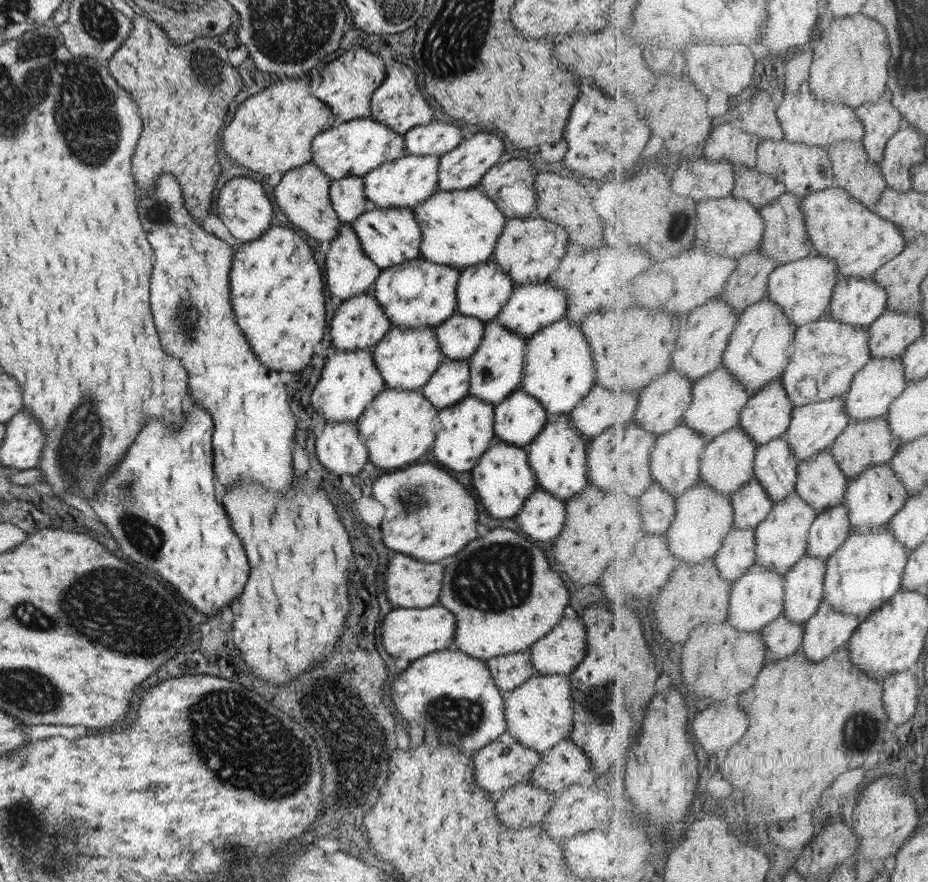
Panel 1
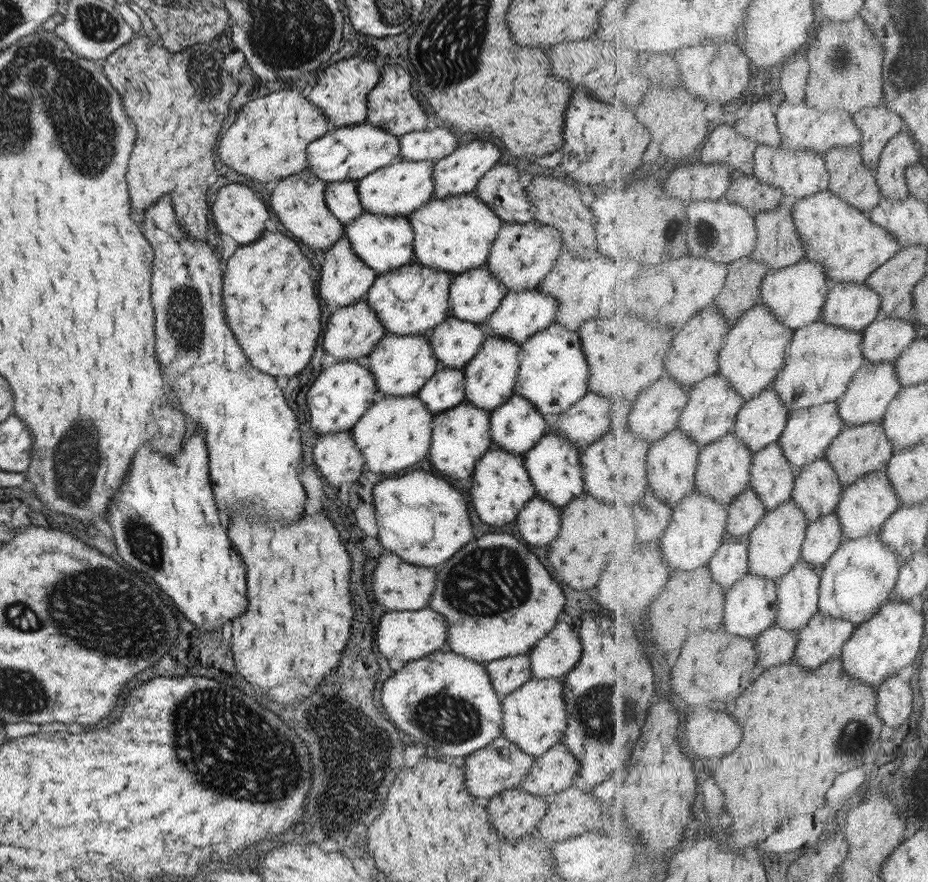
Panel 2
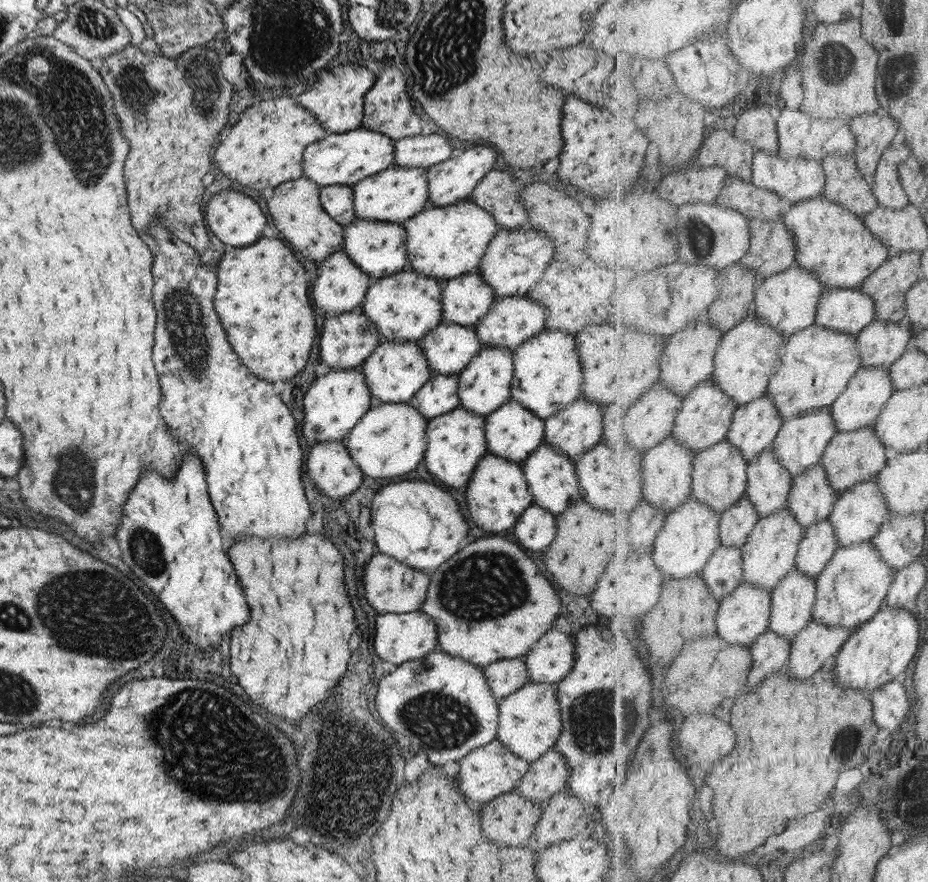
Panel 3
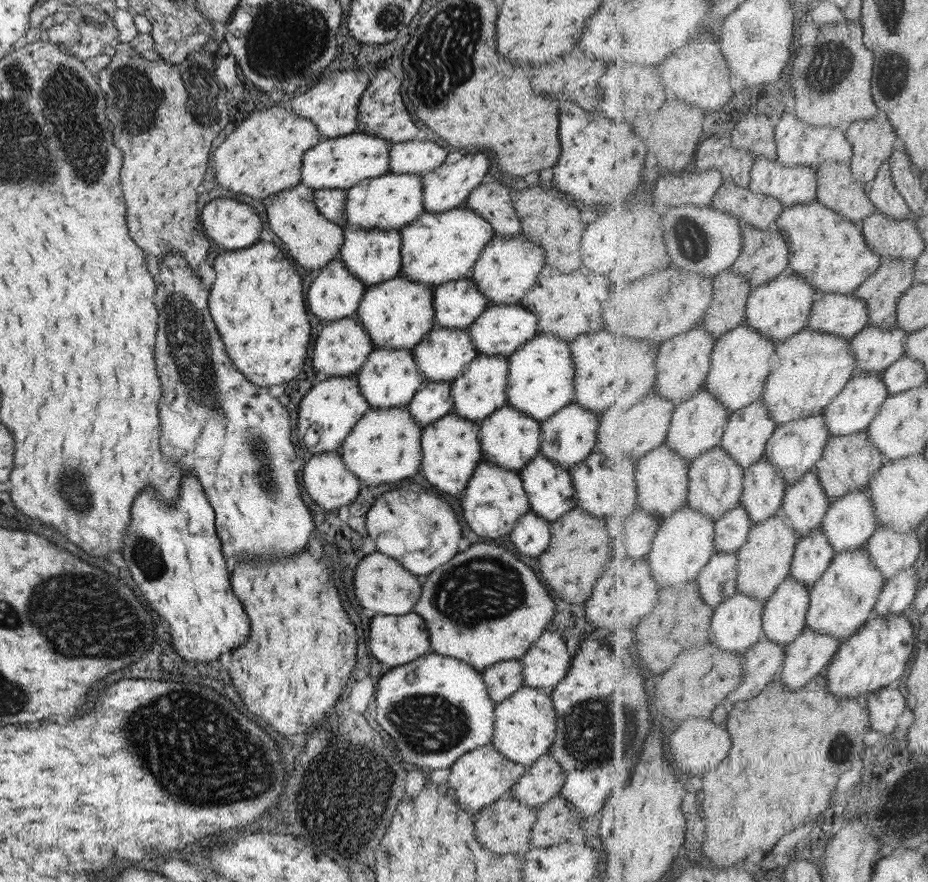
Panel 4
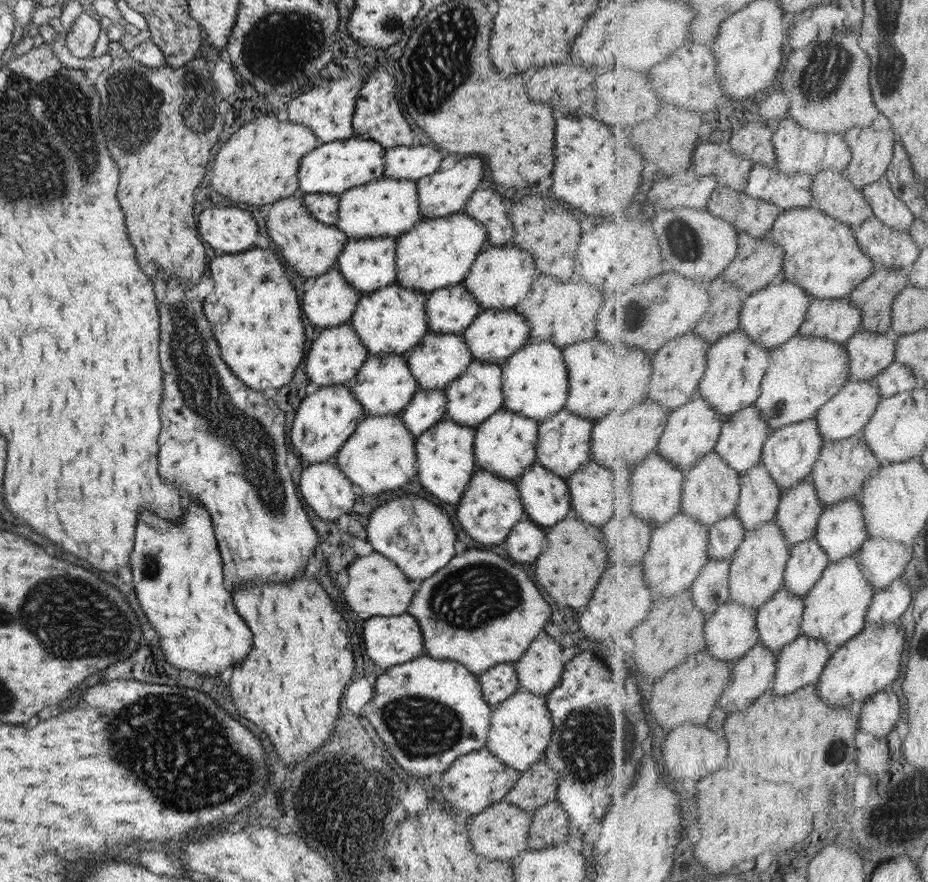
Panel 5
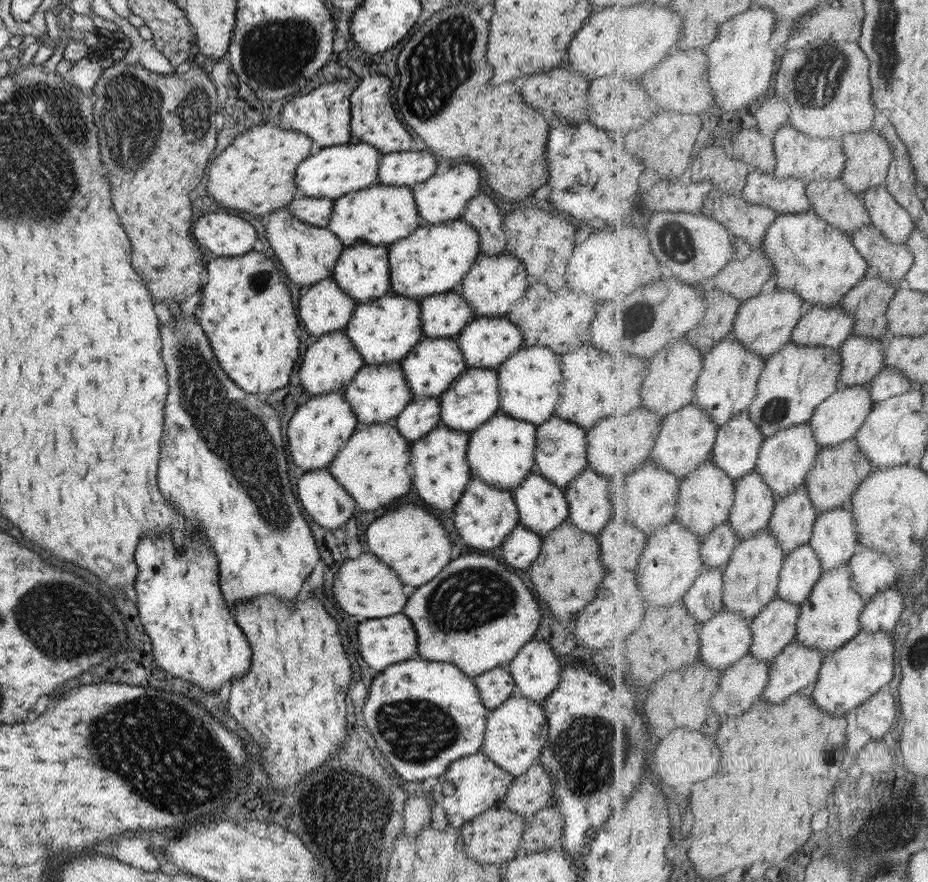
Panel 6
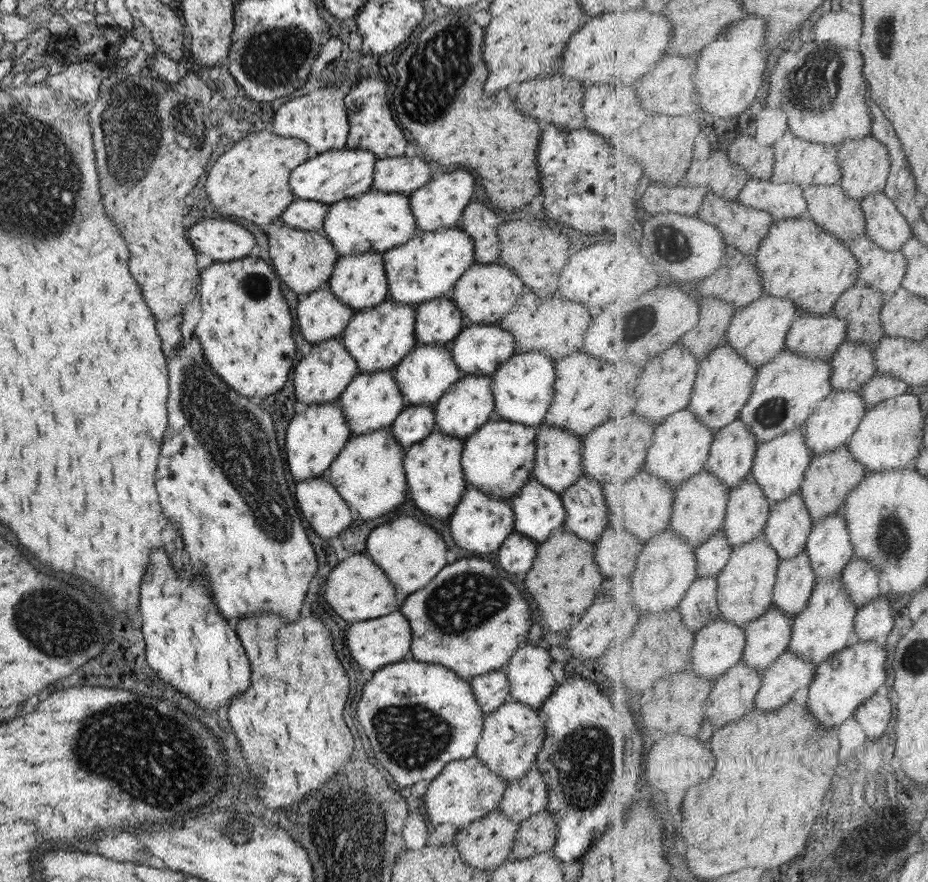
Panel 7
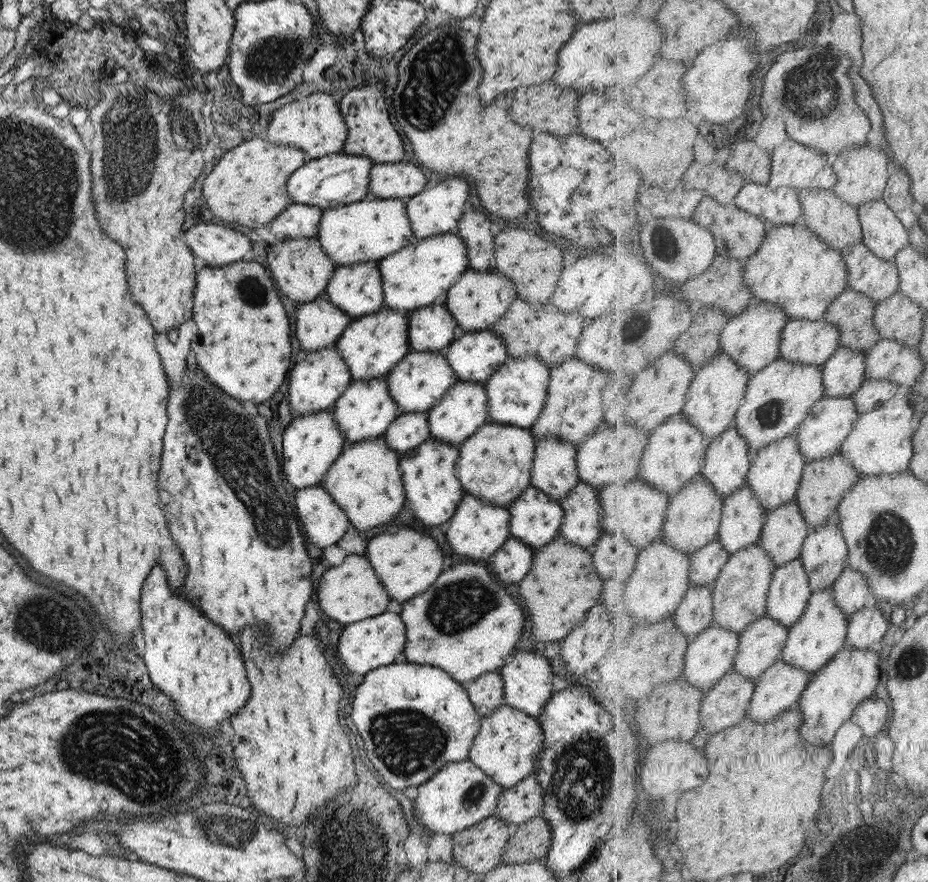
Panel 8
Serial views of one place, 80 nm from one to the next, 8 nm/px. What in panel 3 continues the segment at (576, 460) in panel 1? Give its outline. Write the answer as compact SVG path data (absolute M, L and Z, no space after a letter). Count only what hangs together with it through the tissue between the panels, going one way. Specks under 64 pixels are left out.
M542 442L525 460L522 460L521 470L531 493L532 502L553 516L563 512L573 500L581 498L573 460L565 456L565 453L554 449L549 443Z

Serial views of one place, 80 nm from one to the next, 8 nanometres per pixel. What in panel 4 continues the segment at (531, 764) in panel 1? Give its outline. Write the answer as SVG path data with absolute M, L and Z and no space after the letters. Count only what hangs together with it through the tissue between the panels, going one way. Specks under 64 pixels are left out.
M487 743L462 754L450 766L450 773L445 784L452 800L465 808L475 808L476 813L480 808L508 795L513 784L521 778L524 769L520 764L506 759L497 752L491 743Z

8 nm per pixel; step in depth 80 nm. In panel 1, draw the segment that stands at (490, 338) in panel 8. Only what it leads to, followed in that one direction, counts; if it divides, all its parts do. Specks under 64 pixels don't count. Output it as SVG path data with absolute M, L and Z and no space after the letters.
M545 281L522 284L512 289L511 296L506 300L494 320L511 332L528 338L544 326L563 319L567 305L568 300L563 289L551 286Z

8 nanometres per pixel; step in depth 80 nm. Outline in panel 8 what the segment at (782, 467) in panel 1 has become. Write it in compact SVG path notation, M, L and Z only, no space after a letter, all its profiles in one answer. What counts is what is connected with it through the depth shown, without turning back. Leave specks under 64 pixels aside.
M746 484L724 500L724 514L718 540L732 555L759 543L766 525L767 510Z

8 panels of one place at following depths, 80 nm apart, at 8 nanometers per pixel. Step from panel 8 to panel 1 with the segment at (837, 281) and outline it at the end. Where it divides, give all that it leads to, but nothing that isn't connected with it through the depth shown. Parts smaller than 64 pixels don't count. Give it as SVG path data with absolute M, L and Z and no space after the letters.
M836 185L803 197L801 210L805 214L805 228L808 228L813 253L834 258L840 278L872 278L885 264L899 256L911 240L899 226L883 220L850 192Z

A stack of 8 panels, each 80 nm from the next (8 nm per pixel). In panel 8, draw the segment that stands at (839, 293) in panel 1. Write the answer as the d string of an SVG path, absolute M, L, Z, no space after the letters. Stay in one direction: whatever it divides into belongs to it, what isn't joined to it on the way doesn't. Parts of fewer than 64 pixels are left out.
M827 319L789 320L779 358L794 363L825 365L840 346L840 328Z

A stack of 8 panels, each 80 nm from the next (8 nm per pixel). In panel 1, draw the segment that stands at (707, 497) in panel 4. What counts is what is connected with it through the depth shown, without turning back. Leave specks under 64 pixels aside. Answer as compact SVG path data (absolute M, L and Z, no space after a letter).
M741 426L716 436L707 444L701 459L702 480L709 483L710 487L716 488L717 492L731 497L756 476L755 463L758 447L755 439Z

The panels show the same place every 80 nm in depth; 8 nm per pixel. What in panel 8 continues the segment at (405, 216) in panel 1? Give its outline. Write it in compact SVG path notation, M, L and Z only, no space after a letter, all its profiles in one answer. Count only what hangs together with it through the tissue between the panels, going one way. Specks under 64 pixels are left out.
M378 261L335 266L325 294L351 320L376 312L383 302Z

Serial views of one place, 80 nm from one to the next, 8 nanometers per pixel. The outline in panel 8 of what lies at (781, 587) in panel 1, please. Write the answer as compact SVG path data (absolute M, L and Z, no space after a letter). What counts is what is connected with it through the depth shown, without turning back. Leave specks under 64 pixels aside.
M712 624L692 638L688 645L687 656L684 658L687 666L685 666L685 672L680 676L689 681L689 684L697 686L699 690L708 692L718 684L720 678L734 669L738 650L740 650L740 634L731 629Z

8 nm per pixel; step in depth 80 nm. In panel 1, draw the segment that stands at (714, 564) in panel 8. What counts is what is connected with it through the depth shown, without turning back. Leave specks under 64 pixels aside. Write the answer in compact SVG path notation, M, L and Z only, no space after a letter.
M756 476L740 489L731 496L736 512L734 528L755 529L771 514L775 502Z

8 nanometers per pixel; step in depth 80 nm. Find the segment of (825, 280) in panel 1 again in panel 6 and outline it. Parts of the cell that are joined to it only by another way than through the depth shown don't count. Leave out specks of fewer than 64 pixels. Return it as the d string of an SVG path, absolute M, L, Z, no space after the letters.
M770 285L759 296L753 296L752 299L747 299L742 303L731 336L739 344L743 344L749 352L755 352L769 359L771 355L792 342L793 331L804 318L806 309L808 309L808 304L799 293Z

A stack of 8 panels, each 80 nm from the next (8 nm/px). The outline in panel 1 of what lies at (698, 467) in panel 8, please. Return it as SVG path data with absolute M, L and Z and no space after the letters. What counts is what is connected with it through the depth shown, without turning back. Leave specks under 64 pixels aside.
M725 366L699 379L693 387L693 394L692 405L685 411L683 422L698 430L709 441L732 428L741 426L741 413L752 395Z

